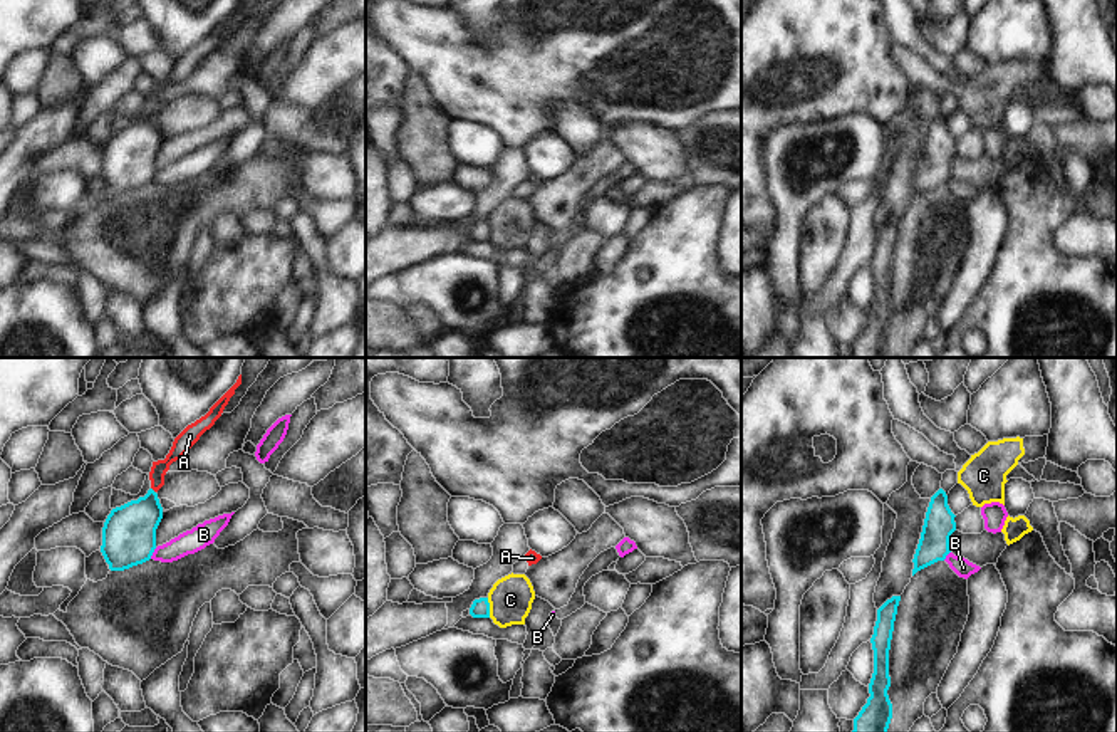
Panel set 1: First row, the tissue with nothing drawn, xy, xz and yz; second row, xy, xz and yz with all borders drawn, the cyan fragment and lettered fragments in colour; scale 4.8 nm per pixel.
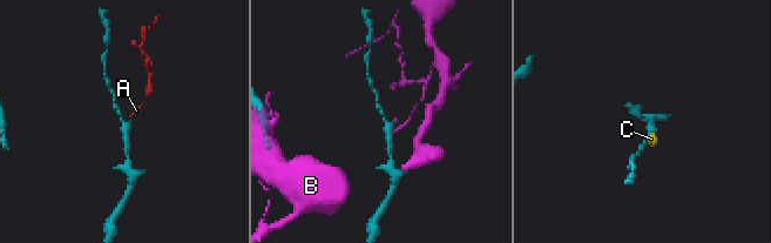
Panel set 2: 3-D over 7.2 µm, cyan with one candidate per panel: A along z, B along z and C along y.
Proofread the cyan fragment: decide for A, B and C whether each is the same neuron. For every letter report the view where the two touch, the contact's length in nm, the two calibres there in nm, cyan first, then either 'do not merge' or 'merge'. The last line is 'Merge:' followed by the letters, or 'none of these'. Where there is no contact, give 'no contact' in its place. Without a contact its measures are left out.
A: meets cyan in xy; contact 40 nm long; 260 nm thick on the cyan side, 80 nm on the other; merge
B: meets cyan in xy; contact 70 nm long; 260 nm thick on the cyan side, 110 nm on the other; do not merge
C: meets cyan in xz; contact 100 nm long; 90 nm thick on the cyan side, 220 nm on the other; do not merge
Merge: A

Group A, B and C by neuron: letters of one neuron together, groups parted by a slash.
A / B / C

